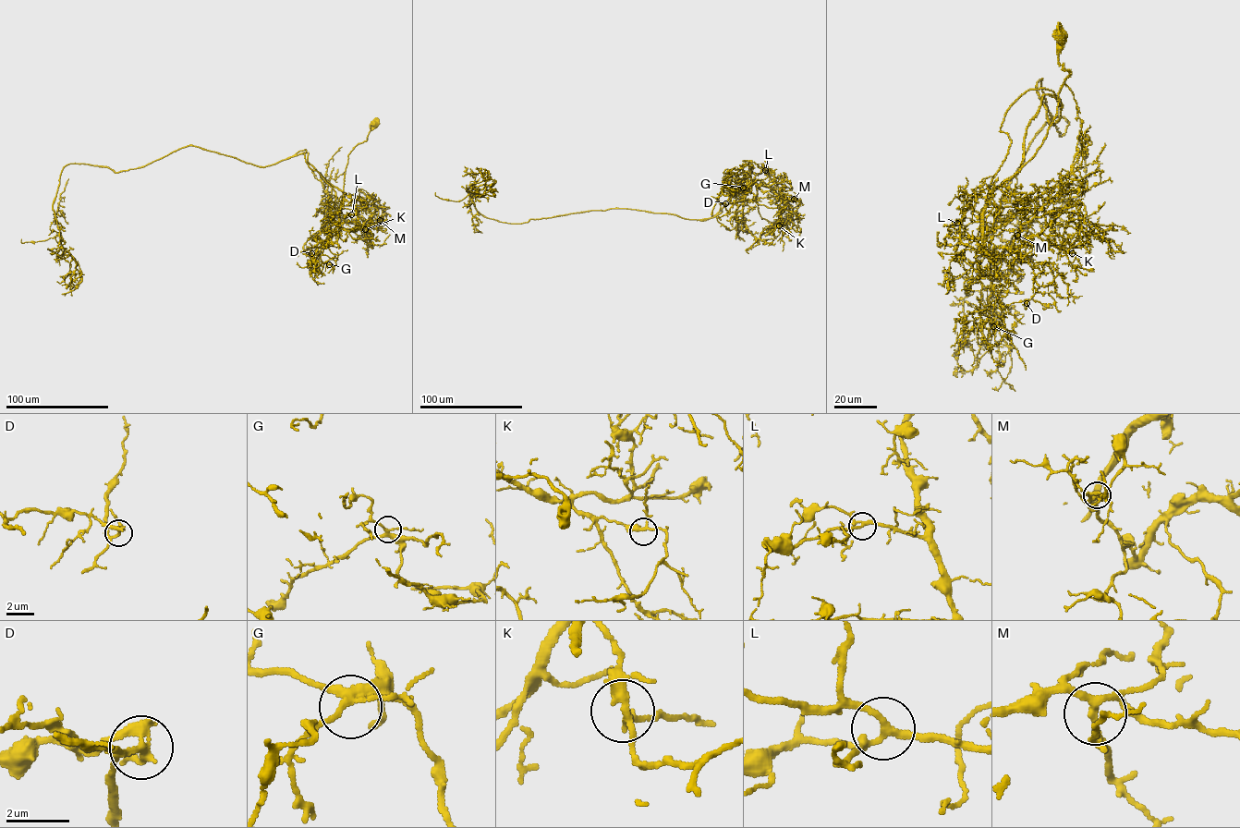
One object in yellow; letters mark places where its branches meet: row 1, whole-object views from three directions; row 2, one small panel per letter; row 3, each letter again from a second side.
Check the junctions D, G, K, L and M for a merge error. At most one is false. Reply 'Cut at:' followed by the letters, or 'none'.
Cut at: D

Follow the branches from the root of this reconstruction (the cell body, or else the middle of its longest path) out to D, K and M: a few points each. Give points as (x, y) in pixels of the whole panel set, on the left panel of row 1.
D: (373, 123), (370, 126), (367, 140), (358, 143), (348, 155), (339, 230), (312, 256), (303, 252), (311, 253)
K: (373, 123), (367, 140), (348, 154), (340, 212), (342, 228), (369, 226), (371, 221), (365, 229)
M: (373, 123), (370, 126), (367, 140), (358, 143), (348, 155), (340, 226), (351, 230), (380, 220)

